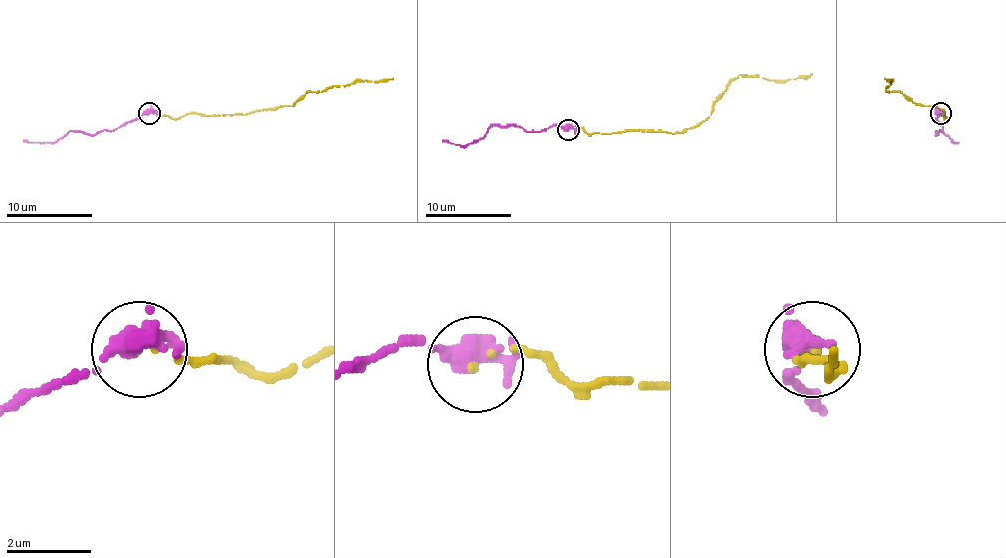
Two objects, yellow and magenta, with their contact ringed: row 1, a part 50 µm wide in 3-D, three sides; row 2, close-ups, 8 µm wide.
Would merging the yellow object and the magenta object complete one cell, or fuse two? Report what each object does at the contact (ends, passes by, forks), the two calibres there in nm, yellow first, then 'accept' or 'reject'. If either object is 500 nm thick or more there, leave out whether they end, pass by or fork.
yellow ends | magenta passes by | 110/440 nm | accept

